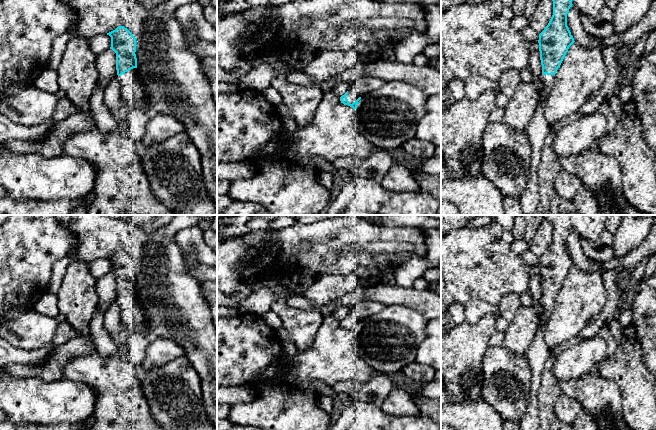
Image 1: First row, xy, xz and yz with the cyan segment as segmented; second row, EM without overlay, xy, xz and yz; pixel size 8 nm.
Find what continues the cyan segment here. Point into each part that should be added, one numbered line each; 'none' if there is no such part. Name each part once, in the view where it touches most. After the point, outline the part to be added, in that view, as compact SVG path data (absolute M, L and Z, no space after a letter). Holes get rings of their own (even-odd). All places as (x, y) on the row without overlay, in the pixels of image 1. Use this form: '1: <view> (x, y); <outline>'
1: xz (365, 308); M362 300L353 307L350 308L350 312L346 319L349 328L355 326L359 321L365 318L376 315L385 307L384 304L375 301Z

